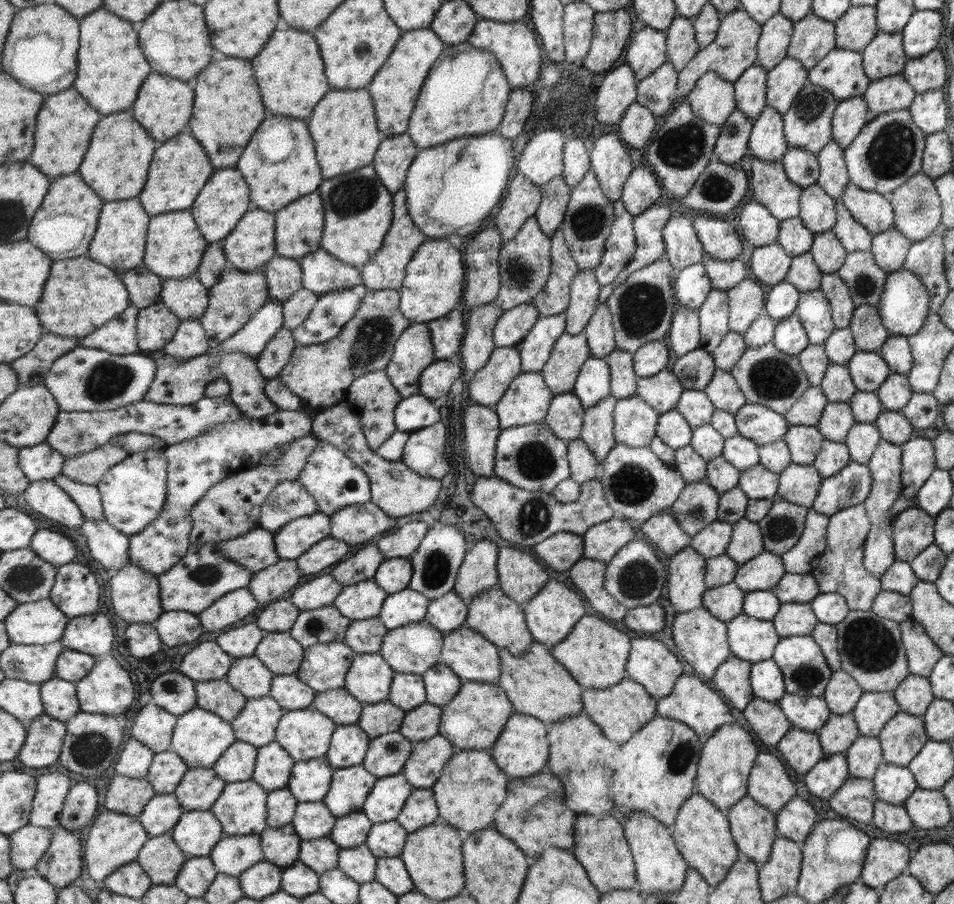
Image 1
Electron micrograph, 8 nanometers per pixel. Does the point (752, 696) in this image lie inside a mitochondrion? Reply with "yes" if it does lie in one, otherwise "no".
no

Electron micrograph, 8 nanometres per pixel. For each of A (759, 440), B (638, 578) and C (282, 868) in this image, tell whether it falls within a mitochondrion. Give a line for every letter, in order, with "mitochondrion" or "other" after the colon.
A: other
B: mitochondrion
C: other

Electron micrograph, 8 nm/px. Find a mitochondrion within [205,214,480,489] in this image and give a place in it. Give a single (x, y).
(371, 340)

